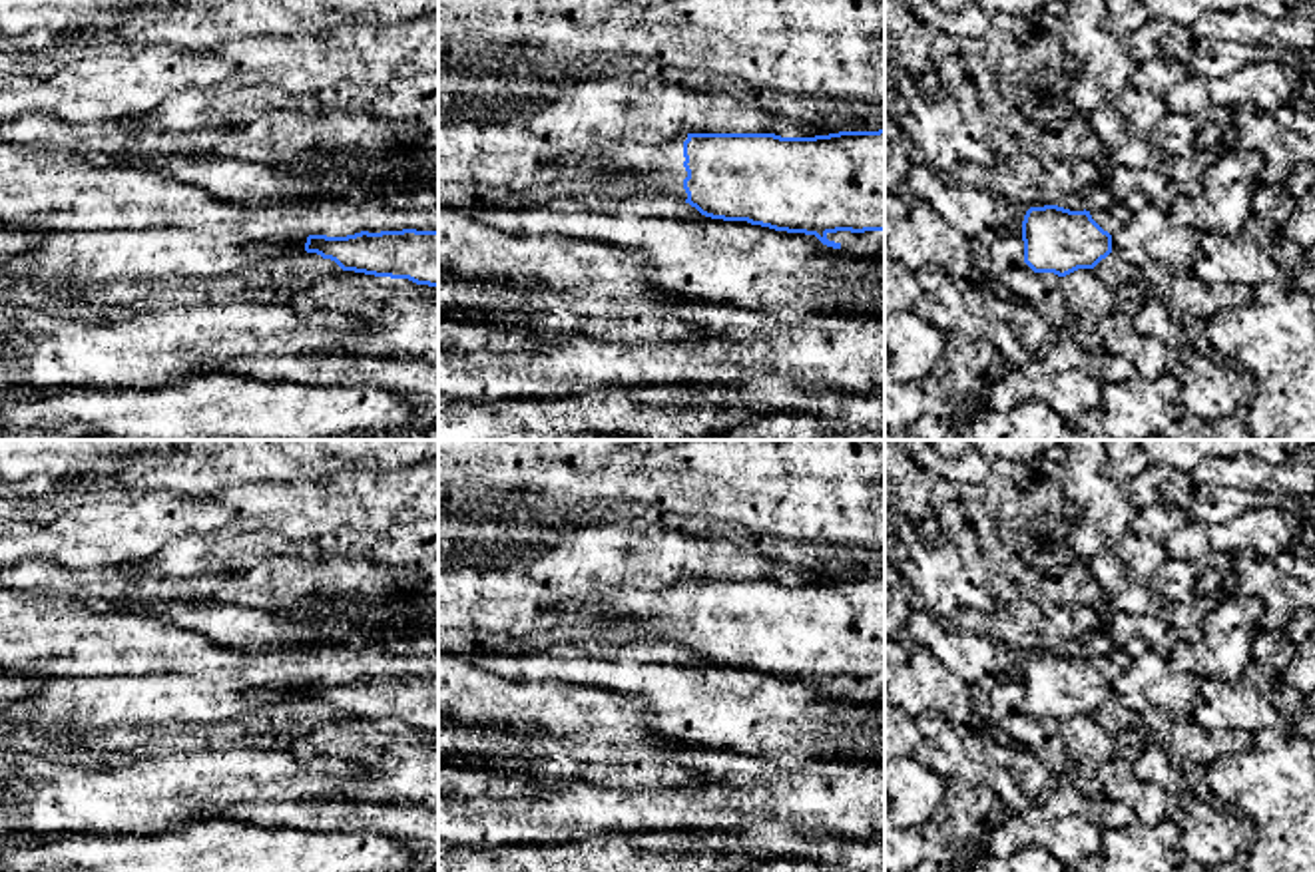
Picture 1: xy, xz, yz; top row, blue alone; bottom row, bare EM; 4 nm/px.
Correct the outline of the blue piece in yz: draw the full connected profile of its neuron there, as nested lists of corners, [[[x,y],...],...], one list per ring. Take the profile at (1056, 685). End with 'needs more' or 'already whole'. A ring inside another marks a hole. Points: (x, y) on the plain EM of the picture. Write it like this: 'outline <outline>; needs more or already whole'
outline [[[1058,651],[1030,653],[1022,667],[1024,709],[1034,719],[1066,723],[1078,715],[1094,715],[1112,699],[1112,681],[1090,657]]]; already whole

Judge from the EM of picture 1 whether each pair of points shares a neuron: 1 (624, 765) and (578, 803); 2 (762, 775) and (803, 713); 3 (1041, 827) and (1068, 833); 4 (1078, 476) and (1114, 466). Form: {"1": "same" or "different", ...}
{"1": "different", "2": "different", "3": "same", "4": "different"}

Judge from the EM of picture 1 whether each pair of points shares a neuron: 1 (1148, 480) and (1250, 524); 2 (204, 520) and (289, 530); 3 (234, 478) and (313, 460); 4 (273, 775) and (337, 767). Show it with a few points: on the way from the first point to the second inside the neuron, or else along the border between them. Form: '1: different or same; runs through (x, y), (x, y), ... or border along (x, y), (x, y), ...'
1: different; border along (1278, 504), (1250, 508), (1220, 522), (1188, 518)
2: same; runs through (226, 506), (263, 504), (267, 508)
3: same; runs through (254, 460), (293, 460)
4: same; runs through (289, 775), (321, 775)

